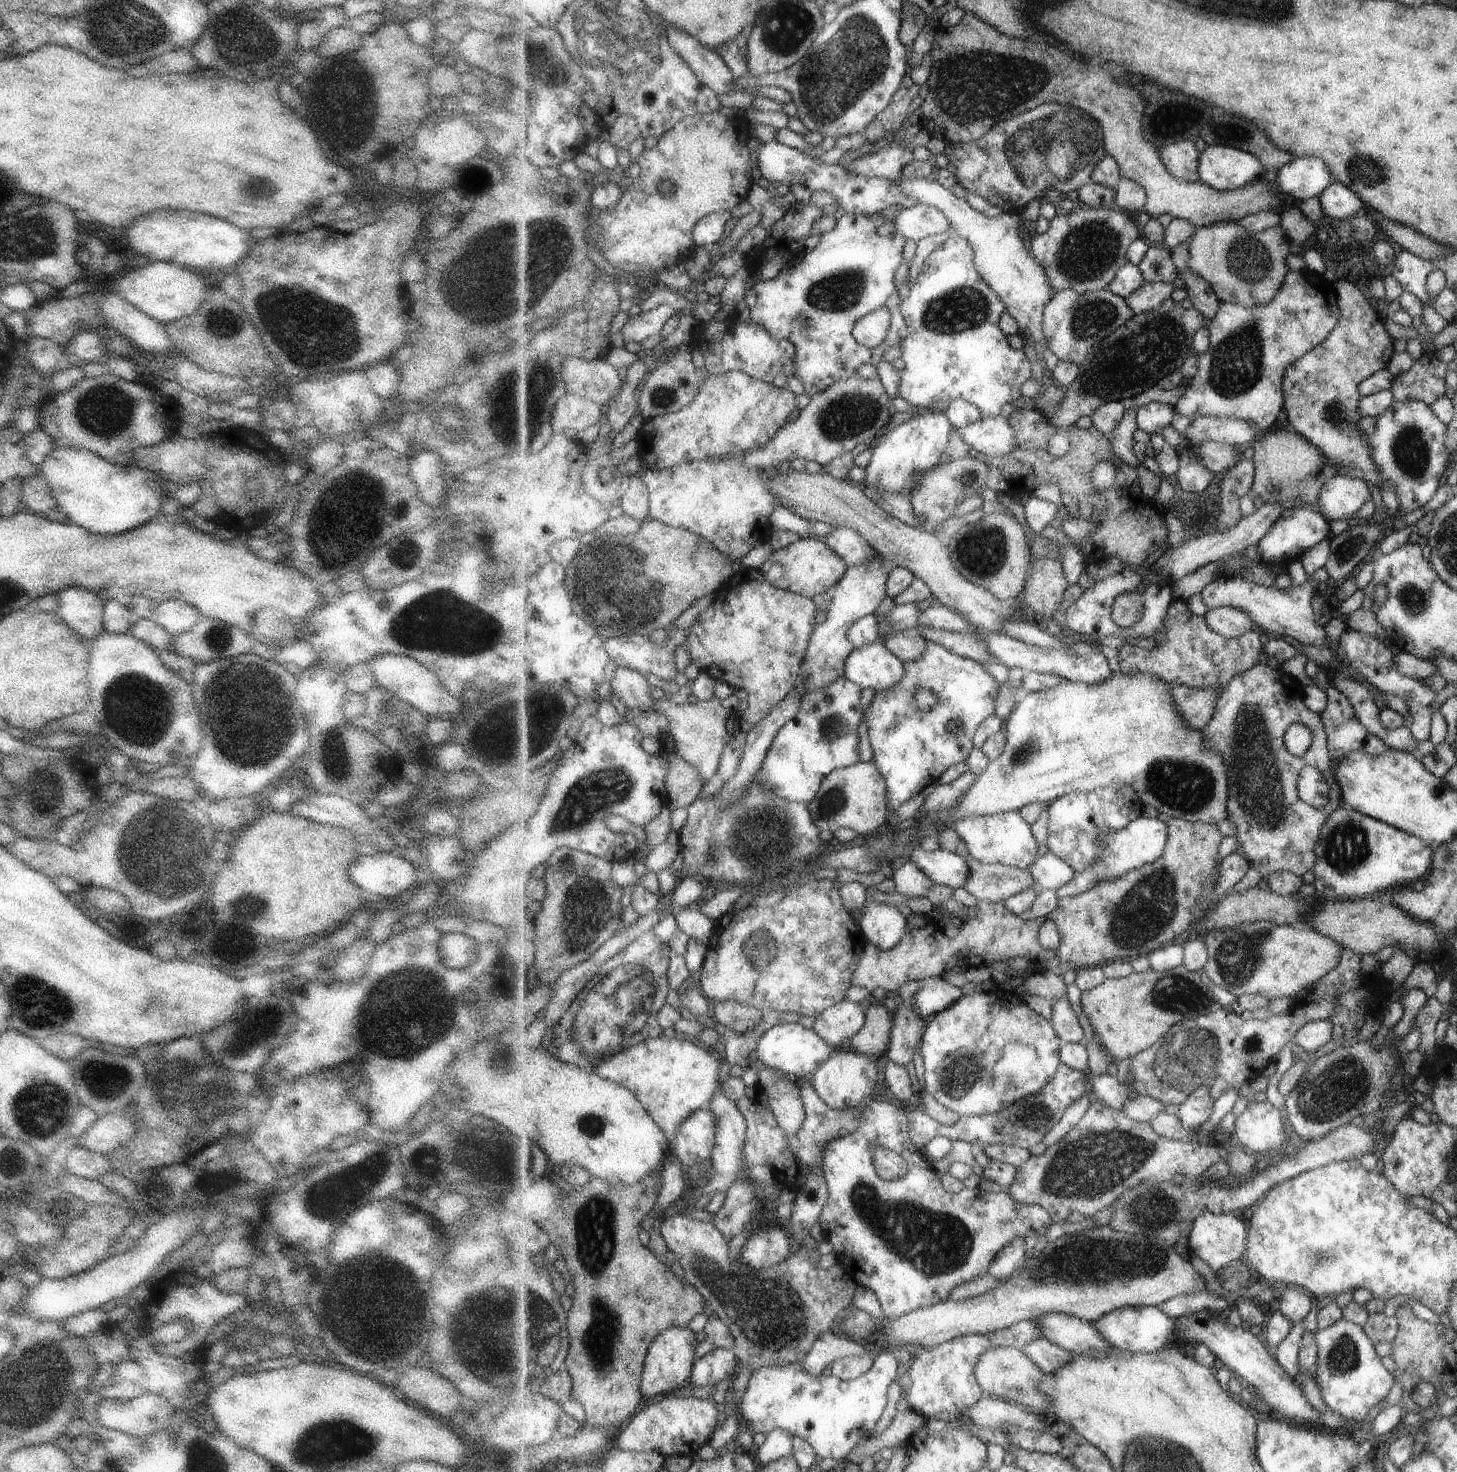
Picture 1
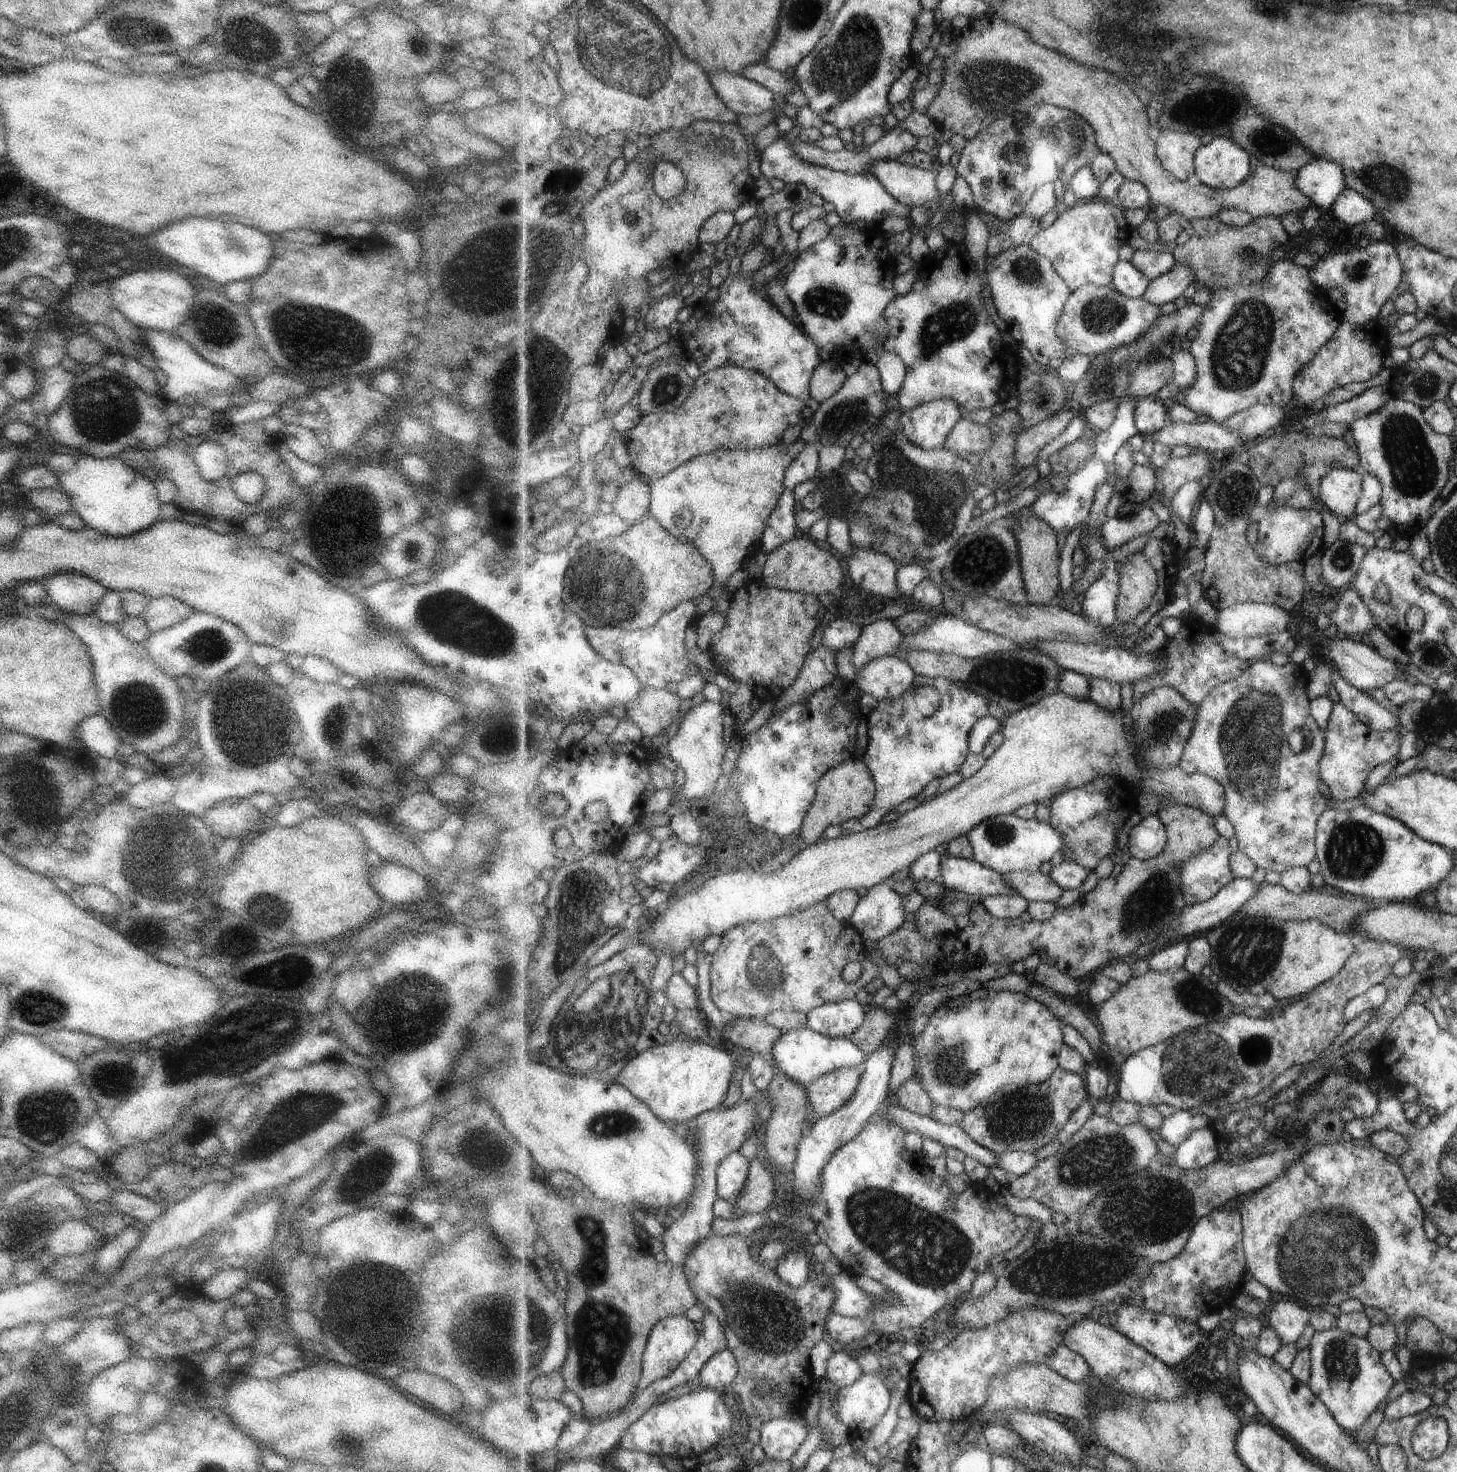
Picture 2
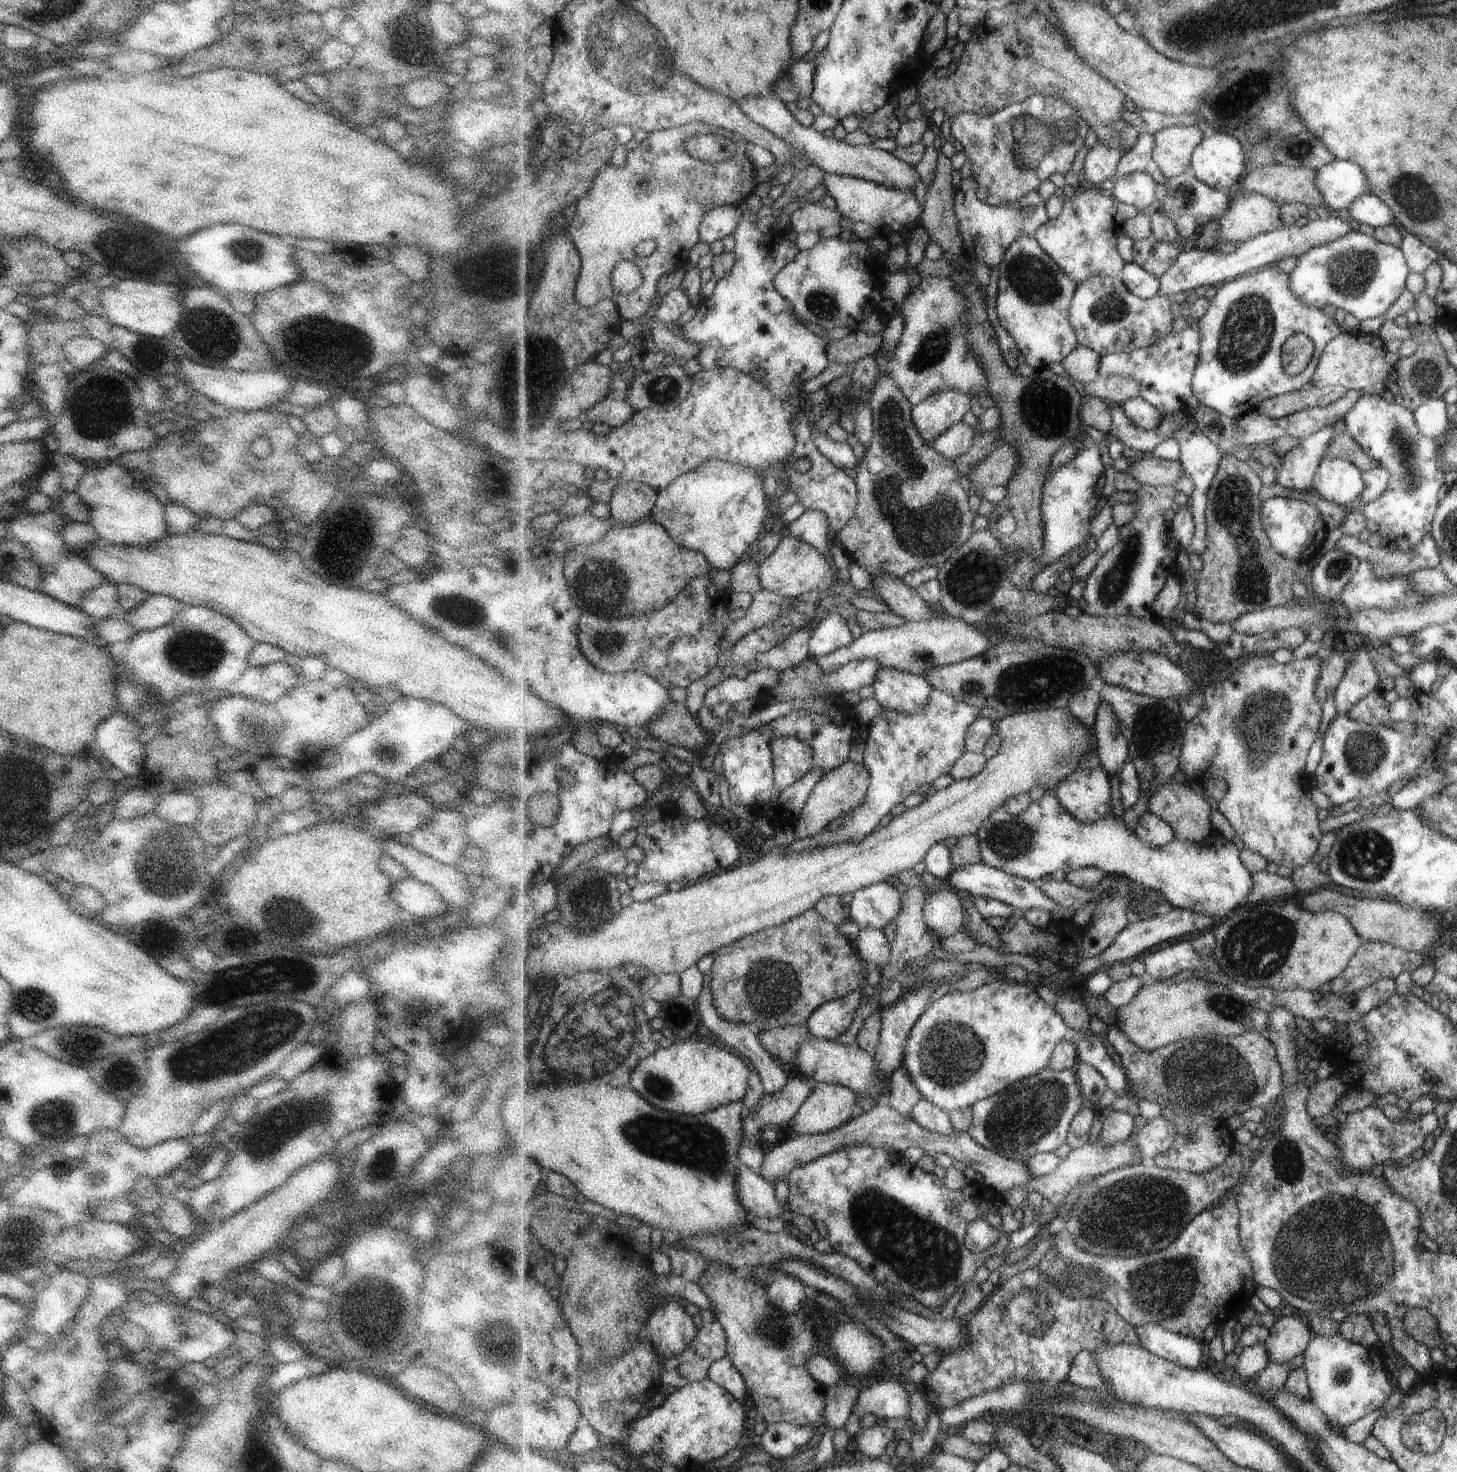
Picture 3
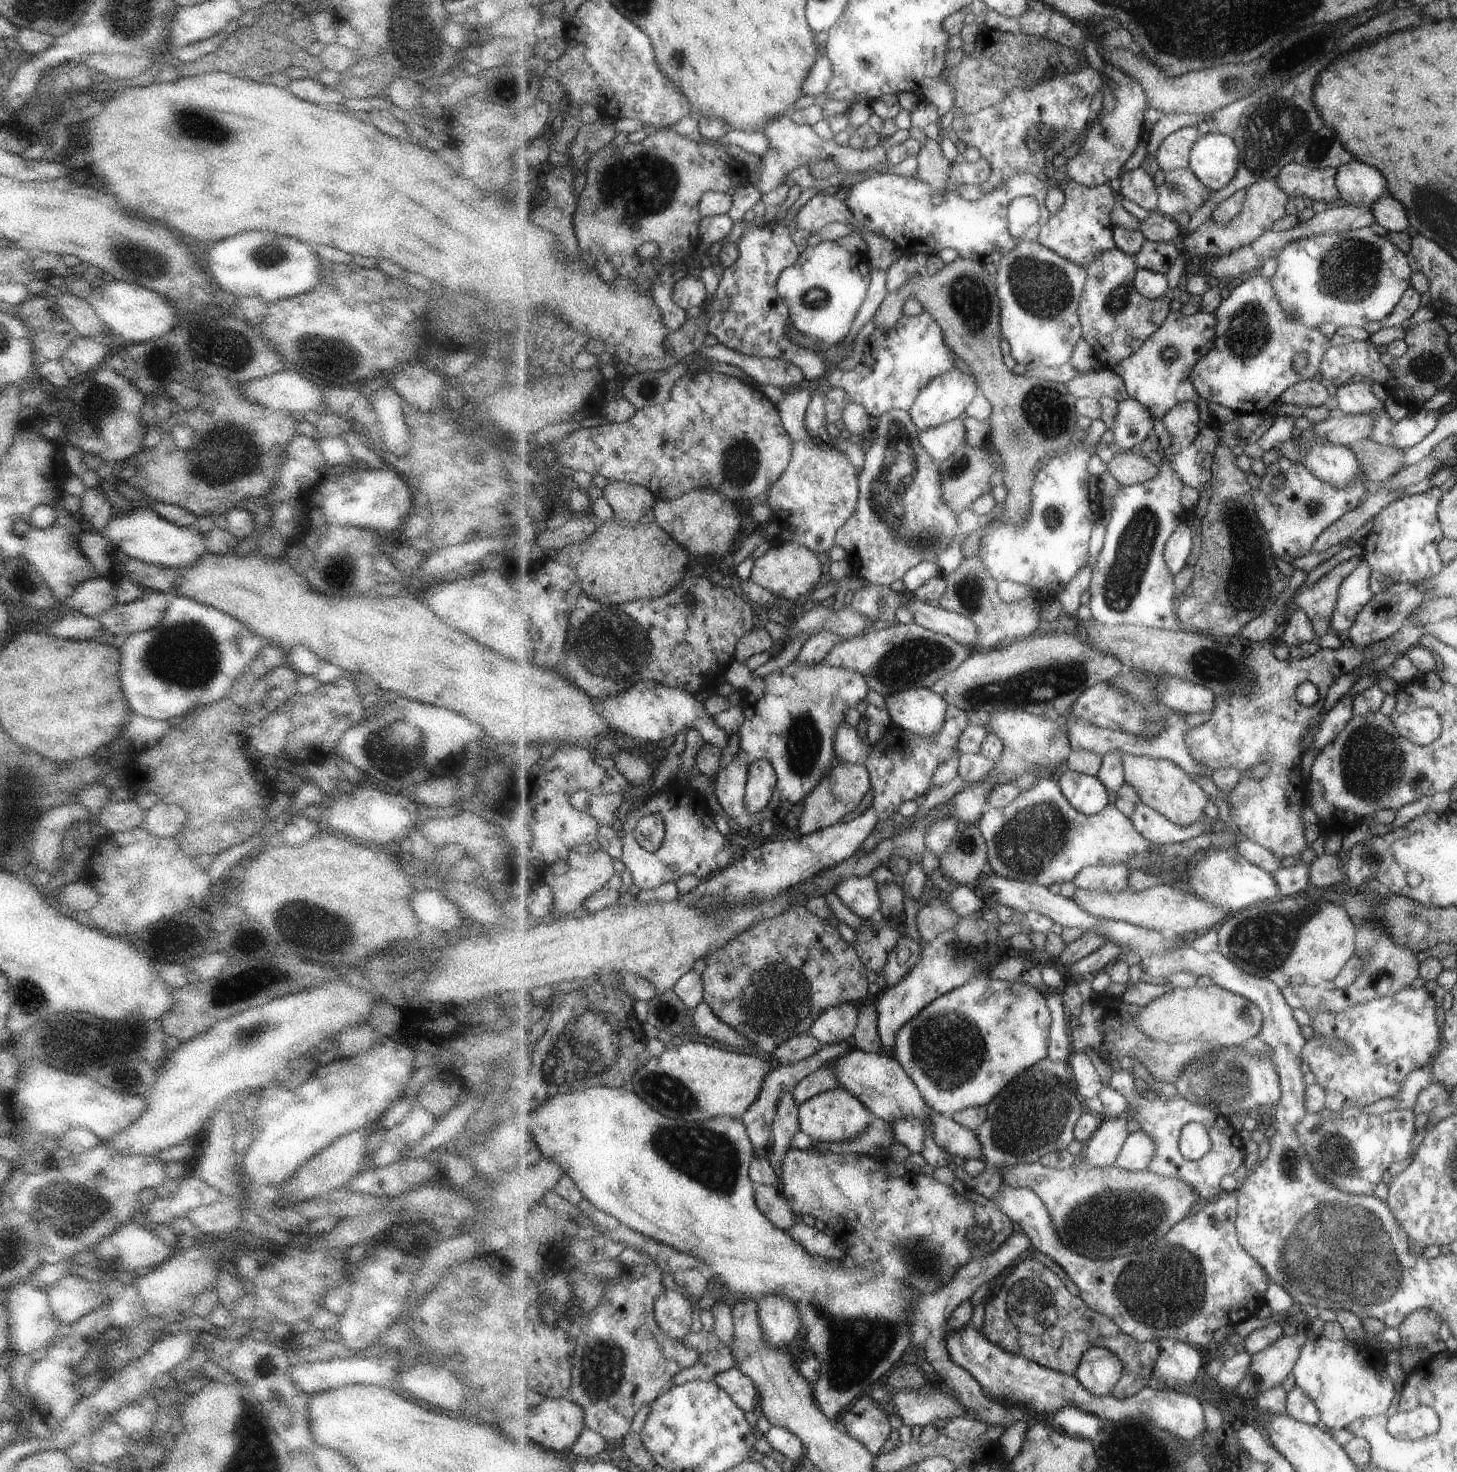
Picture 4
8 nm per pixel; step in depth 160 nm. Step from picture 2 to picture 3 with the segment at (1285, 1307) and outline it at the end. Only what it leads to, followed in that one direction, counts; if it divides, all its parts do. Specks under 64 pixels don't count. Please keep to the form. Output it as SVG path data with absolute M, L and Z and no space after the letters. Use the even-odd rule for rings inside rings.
M1283 1316L1270 1328L1271 1336L1265 1343L1269 1364L1287 1364L1295 1356L1304 1355L1314 1339L1314 1331L1301 1318Z

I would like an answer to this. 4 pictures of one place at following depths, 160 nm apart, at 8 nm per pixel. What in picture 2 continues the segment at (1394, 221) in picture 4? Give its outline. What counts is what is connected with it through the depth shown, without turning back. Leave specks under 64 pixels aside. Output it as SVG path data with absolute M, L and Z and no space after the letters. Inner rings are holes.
M1349 187L1335 199L1330 211L1334 218L1350 226L1372 221L1375 215L1379 215L1371 200Z

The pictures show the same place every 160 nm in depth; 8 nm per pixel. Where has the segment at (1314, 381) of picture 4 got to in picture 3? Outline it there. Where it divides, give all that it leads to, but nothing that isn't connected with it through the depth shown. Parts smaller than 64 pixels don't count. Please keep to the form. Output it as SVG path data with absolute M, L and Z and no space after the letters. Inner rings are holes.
M1311 382L1294 392L1265 400L1257 411L1261 415L1281 419L1306 409L1327 408L1348 393L1349 389L1343 388L1343 386L1333 387L1330 385L1319 388L1317 384Z

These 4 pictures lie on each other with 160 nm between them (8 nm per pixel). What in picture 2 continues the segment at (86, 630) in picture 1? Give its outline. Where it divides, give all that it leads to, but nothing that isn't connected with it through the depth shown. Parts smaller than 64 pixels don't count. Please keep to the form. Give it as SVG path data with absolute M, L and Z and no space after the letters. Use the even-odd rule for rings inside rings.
M55 573L41 583L47 600L69 616L95 615L106 591L104 586L79 573Z

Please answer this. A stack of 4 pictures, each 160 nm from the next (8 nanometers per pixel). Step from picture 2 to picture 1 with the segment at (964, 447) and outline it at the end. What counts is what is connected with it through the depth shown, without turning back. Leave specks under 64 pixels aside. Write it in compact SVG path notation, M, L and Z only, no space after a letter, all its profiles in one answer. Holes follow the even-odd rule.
M1001 415L981 417L977 422L961 427L962 439L980 453L994 457L1010 455L1018 446L1015 427Z

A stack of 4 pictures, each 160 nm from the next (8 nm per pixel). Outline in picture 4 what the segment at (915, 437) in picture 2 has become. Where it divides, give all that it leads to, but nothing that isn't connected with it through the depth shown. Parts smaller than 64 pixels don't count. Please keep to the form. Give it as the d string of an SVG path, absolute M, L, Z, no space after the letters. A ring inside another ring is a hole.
M953 369L934 378L920 393L917 400L910 408L911 418L915 421L919 430L927 430L942 425L943 423L958 419L966 408L974 402L979 394L979 387L973 374L967 374L963 370Z

